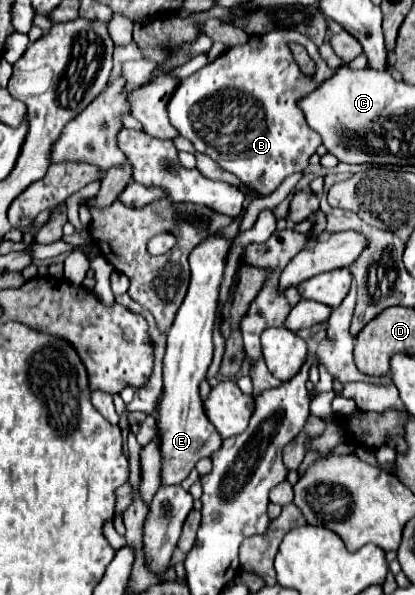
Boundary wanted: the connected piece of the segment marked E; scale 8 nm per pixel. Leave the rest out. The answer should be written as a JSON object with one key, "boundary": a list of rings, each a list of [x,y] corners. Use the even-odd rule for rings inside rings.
{"boundary":[[[216,234],[204,240],[204,244],[196,246],[196,250],[190,256],[190,270],[192,270],[190,288],[168,332],[168,344],[164,354],[164,376],[162,376],[164,388],[158,408],[158,428],[160,428],[158,436],[162,458],[160,480],[164,486],[180,484],[196,466],[196,462],[216,452],[216,448],[220,448],[222,442],[222,438],[216,436],[216,430],[212,428],[212,424],[208,424],[208,418],[204,416],[198,384],[206,378],[214,354],[212,330],[216,320],[216,302],[230,244],[232,244],[230,240],[224,240],[220,234]]]}

